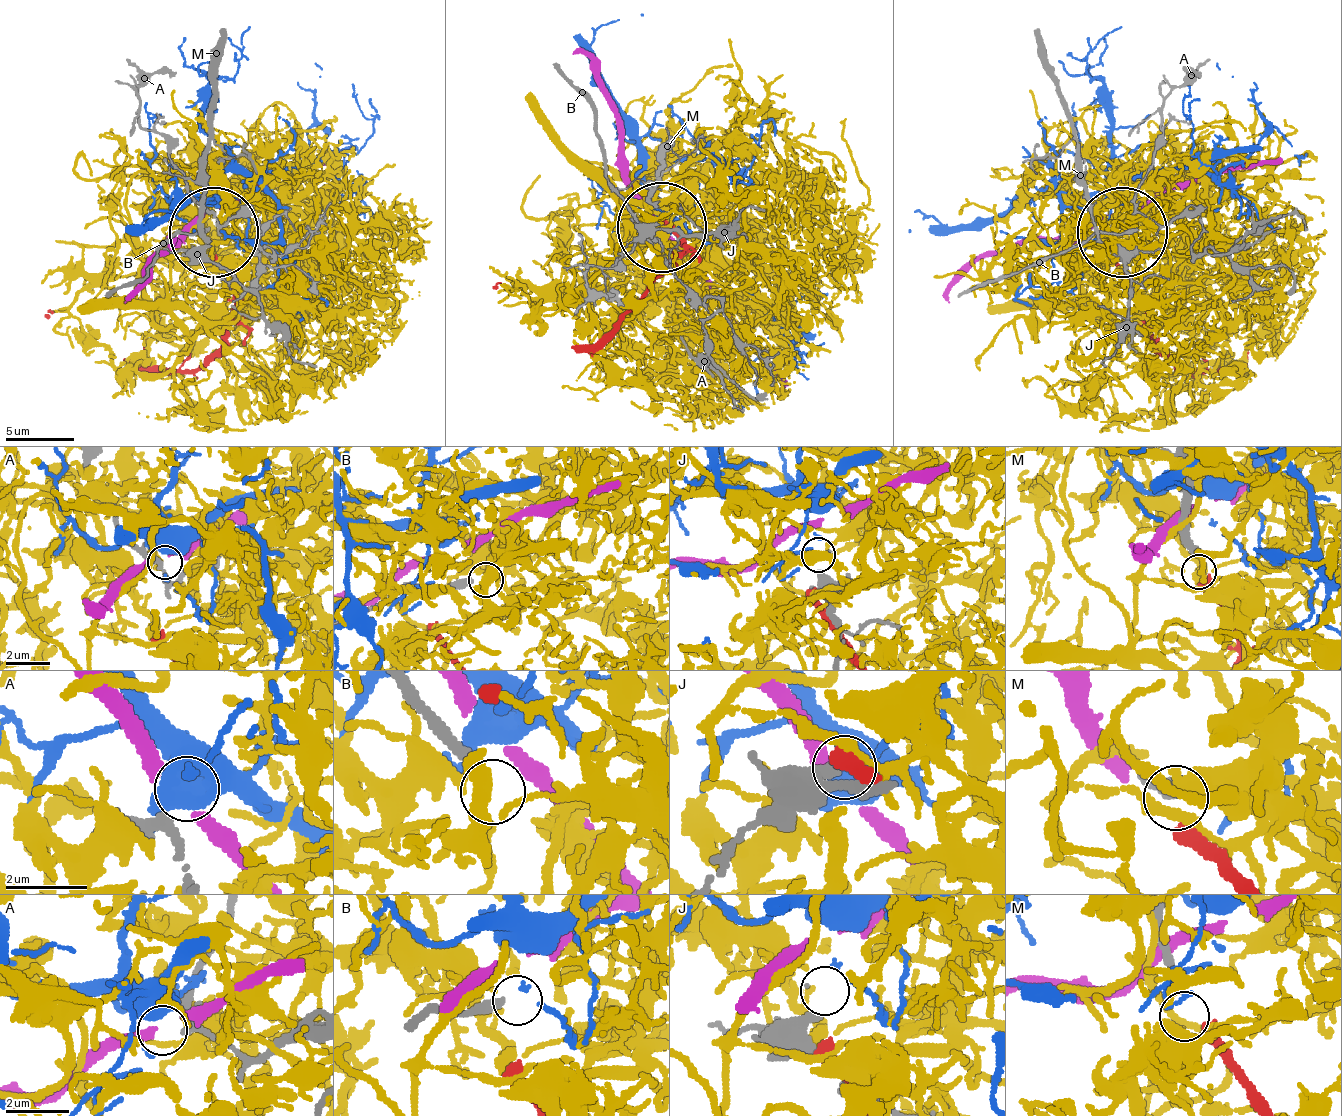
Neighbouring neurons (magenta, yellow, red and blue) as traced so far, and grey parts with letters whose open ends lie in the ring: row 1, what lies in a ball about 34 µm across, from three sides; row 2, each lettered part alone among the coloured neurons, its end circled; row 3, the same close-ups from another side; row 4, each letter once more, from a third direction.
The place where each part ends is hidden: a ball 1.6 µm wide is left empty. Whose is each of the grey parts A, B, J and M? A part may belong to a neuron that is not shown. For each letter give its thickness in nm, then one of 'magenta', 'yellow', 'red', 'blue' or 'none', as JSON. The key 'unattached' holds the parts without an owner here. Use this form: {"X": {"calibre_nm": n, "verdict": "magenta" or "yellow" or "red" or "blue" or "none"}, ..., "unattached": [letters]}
{"A": {"calibre_nm": 240, "verdict": "none"}, "B": {"calibre_nm": 280, "verdict": "none"}, "J": {"calibre_nm": 40, "verdict": "blue"}, "M": {"calibre_nm": 340, "verdict": "red"}, "unattached": ["A", "B"]}

